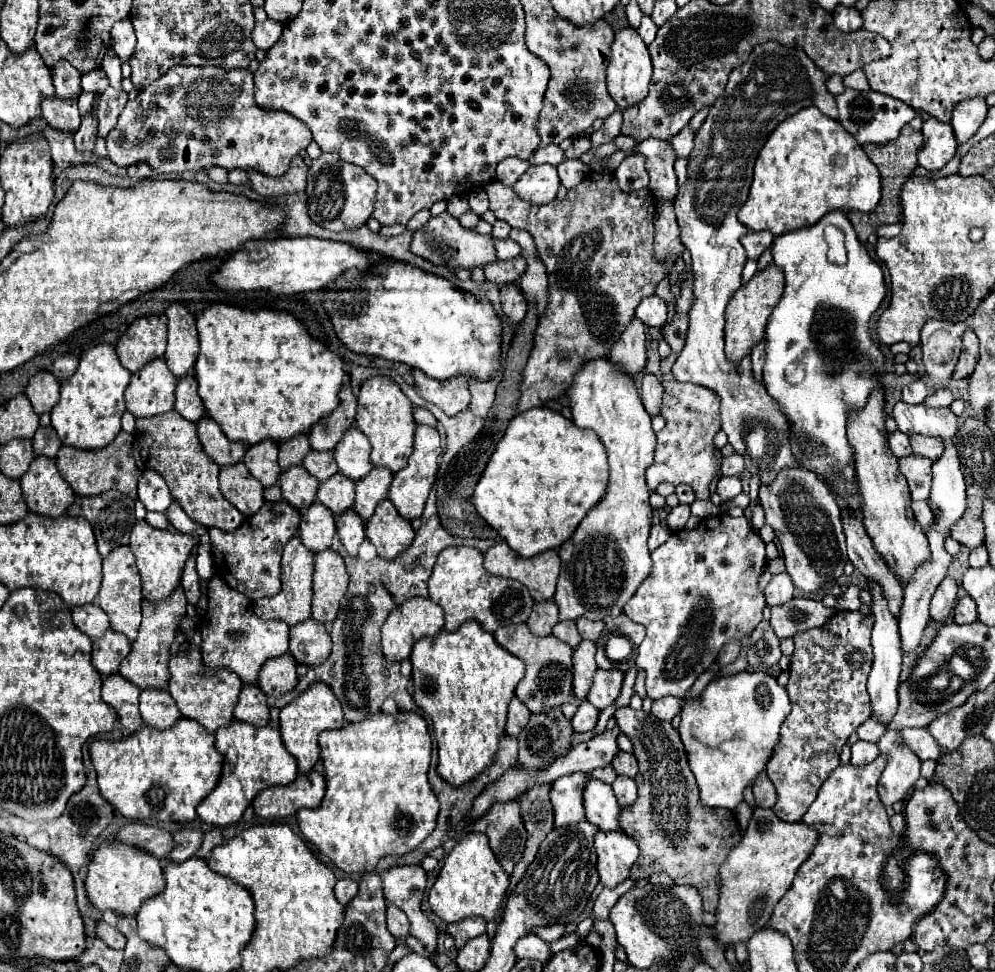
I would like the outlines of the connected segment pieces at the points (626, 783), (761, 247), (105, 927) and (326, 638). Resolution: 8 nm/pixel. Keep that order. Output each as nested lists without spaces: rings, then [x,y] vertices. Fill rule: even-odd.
[[[618,775],[616,781],[612,783],[612,789],[614,789],[616,799],[618,799],[618,803],[622,807],[632,805],[636,801],[636,783],[634,783],[634,779],[624,777],[624,775]]]
[[[748,231],[748,237],[744,237],[742,241],[748,259],[758,259],[762,251],[766,251],[772,245],[772,239],[774,235],[770,231]]]
[[[100,921],[100,923],[96,925],[96,935],[98,935],[108,947],[112,947],[112,949],[124,949],[124,945],[126,945],[126,937],[124,937],[116,927],[110,927],[110,925],[104,923],[104,921]]]
[[[306,619],[290,629],[290,653],[298,663],[320,665],[330,655],[330,635],[316,619]]]

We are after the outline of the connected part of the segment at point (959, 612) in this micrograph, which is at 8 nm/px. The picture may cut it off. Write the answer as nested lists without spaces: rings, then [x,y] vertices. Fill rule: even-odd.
[[[962,597],[954,607],[954,623],[964,625],[964,623],[974,623],[976,619],[978,619],[978,613],[976,613],[974,601],[970,597]]]

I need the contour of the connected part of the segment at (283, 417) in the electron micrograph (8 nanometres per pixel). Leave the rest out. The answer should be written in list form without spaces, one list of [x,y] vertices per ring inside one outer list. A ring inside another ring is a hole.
[[[212,303],[196,319],[200,353],[194,363],[198,393],[204,401],[206,413],[222,427],[230,441],[254,445],[264,439],[286,441],[294,433],[308,433],[308,429],[330,411],[338,407],[338,391],[344,383],[344,361],[314,339],[306,325],[288,311],[274,309],[240,309],[228,303]]]

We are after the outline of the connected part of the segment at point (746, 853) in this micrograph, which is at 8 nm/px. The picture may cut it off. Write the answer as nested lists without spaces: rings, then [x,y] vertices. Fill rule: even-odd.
[[[756,807],[748,823],[746,835],[730,851],[726,865],[720,869],[720,903],[718,903],[718,943],[734,945],[750,939],[758,929],[766,927],[774,905],[790,889],[792,879],[806,857],[812,855],[818,843],[818,831],[806,823],[780,821],[772,809]]]

